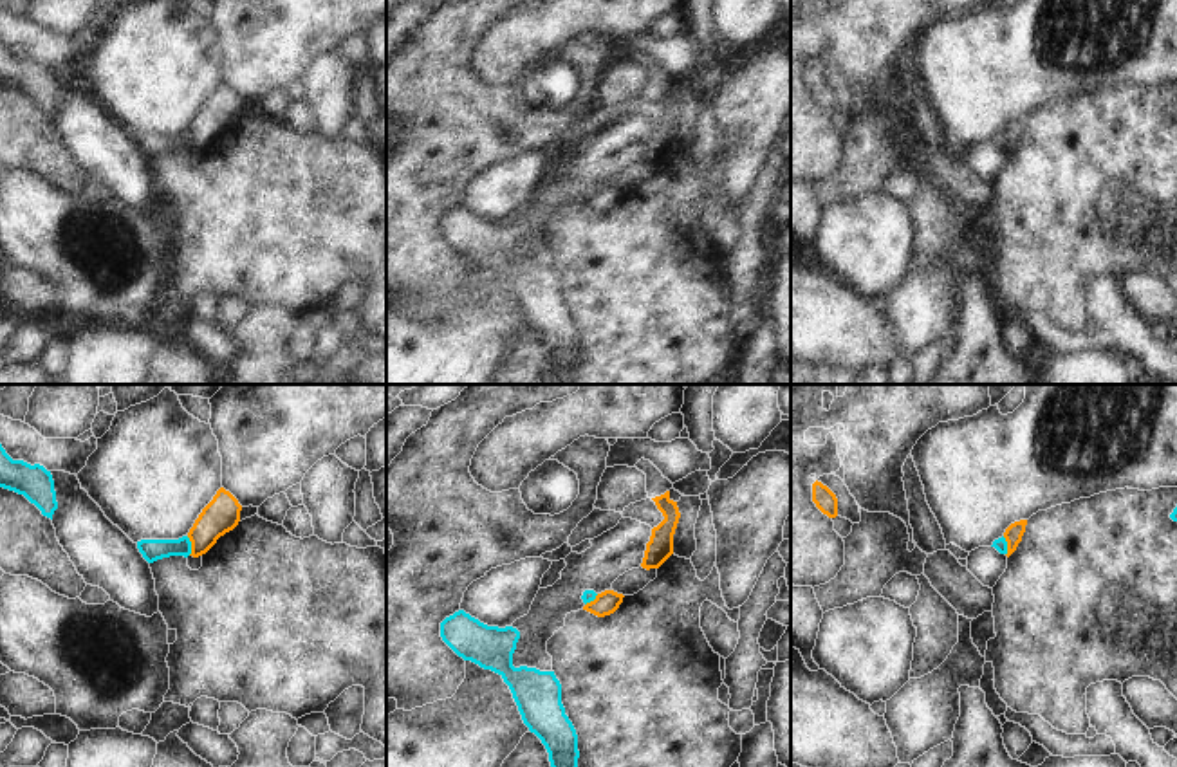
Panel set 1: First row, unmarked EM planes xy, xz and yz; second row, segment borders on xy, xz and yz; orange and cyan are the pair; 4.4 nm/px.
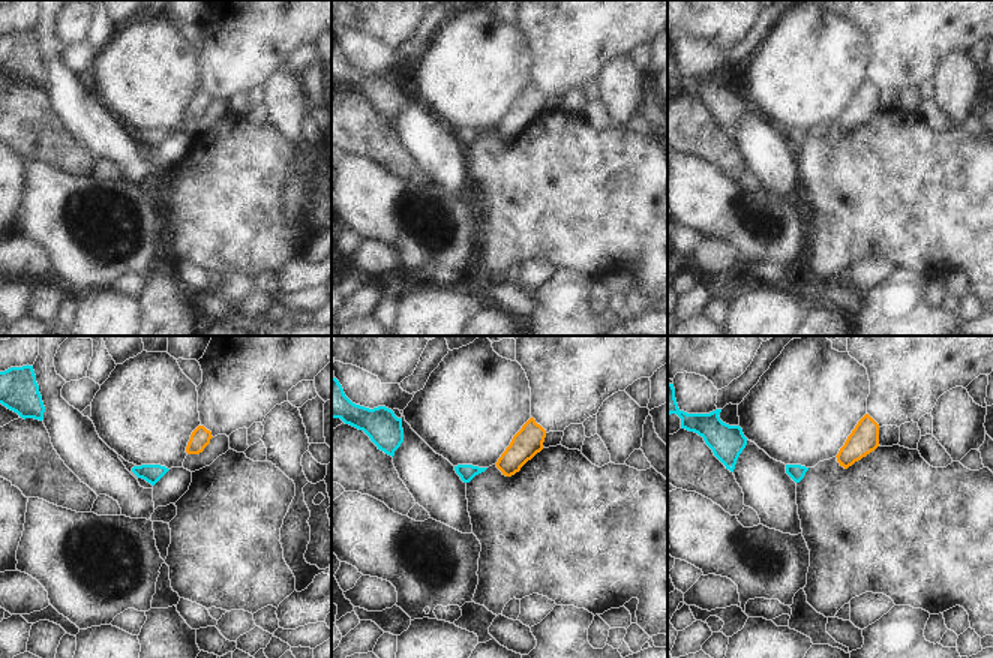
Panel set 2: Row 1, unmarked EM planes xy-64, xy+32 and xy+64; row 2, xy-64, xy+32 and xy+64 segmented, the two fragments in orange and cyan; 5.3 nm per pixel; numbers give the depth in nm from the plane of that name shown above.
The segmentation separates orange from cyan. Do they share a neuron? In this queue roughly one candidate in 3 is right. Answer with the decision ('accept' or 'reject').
reject

